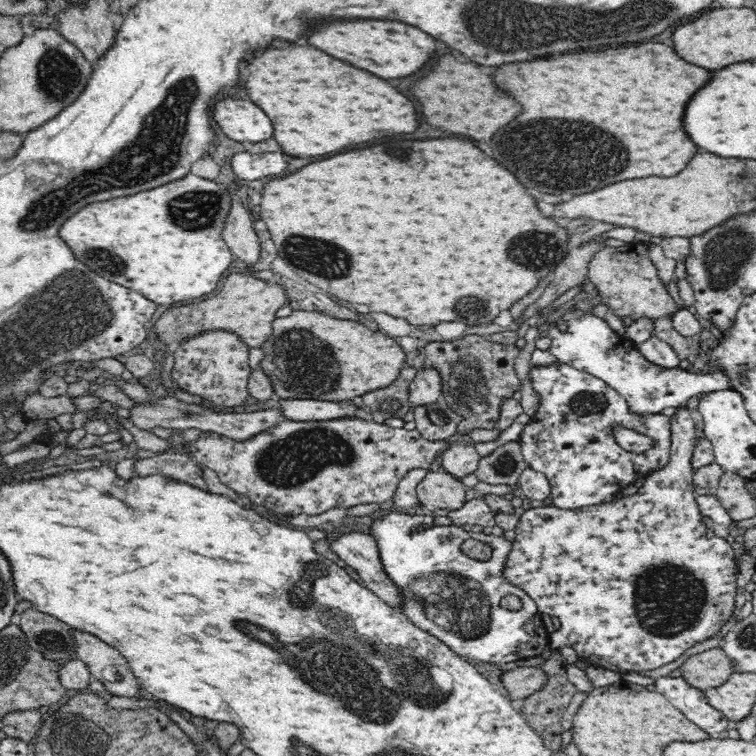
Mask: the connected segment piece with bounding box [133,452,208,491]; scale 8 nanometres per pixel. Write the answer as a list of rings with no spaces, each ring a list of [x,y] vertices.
[[[158,453],[155,457],[138,459],[134,465],[135,476],[150,476],[161,474],[190,486],[196,486],[200,490],[208,491],[208,485],[202,477],[202,469],[198,463],[188,454]]]

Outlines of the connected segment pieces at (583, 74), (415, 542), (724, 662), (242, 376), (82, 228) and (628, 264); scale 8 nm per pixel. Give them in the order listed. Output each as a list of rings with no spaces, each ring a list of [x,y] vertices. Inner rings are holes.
[[[660,44],[504,64],[492,74],[494,84],[522,104],[522,114],[518,114],[514,122],[508,122],[506,128],[498,130],[492,142],[478,140],[476,146],[486,156],[506,166],[526,188],[536,188],[544,194],[568,194],[570,198],[620,180],[674,176],[684,170],[692,154],[698,152],[694,142],[684,134],[682,120],[678,118],[690,96],[708,82],[710,74],[710,70],[678,58],[674,48]]]
[[[396,511],[376,519],[371,526],[371,534],[378,542],[383,569],[398,590],[401,590],[402,604],[398,609],[410,619],[410,622],[441,640],[464,660],[473,664],[502,665],[547,655],[550,649],[549,633],[544,628],[537,604],[521,588],[512,586],[503,574],[506,557],[511,549],[510,541],[492,533],[466,531],[454,524],[436,525],[434,516],[412,515]],[[420,524],[428,524],[429,527],[413,533],[413,528]],[[466,538],[476,538],[482,542],[496,540],[496,552],[492,552],[490,556],[492,564],[484,564],[480,560],[472,560],[466,554],[462,554],[460,544]],[[506,594],[515,594],[520,598],[522,606],[519,610],[510,611],[500,606],[500,600]]]
[[[717,647],[688,656],[688,660],[680,664],[679,669],[682,673],[681,678],[688,685],[703,691],[718,688],[724,682],[728,682],[734,674],[732,668],[732,662],[726,657],[725,652]]]
[[[206,330],[173,347],[175,363],[171,370],[172,380],[190,394],[198,394],[206,403],[214,406],[241,405],[249,396],[248,377],[252,372],[248,365],[249,346],[229,330]]]
[[[190,173],[154,190],[84,206],[84,210],[78,210],[74,218],[68,218],[68,222],[62,224],[60,238],[66,240],[82,264],[102,278],[134,290],[156,305],[170,307],[182,300],[185,304],[186,300],[204,298],[208,292],[216,290],[222,274],[232,262],[230,248],[220,236],[232,200],[234,194],[230,194],[230,190]]]
[[[644,243],[624,244],[618,247],[602,247],[593,254],[589,262],[587,278],[592,281],[602,297],[602,303],[608,306],[618,317],[636,320],[648,317],[656,319],[678,312],[676,302],[666,290],[666,284],[658,276],[657,268],[650,260],[648,246]]]

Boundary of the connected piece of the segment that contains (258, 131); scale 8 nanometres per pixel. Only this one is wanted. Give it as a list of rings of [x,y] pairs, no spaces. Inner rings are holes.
[[[222,98],[214,102],[214,122],[236,142],[262,142],[272,136],[268,116],[252,102]]]

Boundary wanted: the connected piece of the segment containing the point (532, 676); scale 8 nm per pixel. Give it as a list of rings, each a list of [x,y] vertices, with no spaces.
[[[518,666],[502,674],[502,681],[499,685],[504,693],[508,693],[513,700],[529,697],[530,694],[536,694],[546,686],[546,673],[539,667],[527,668]]]

